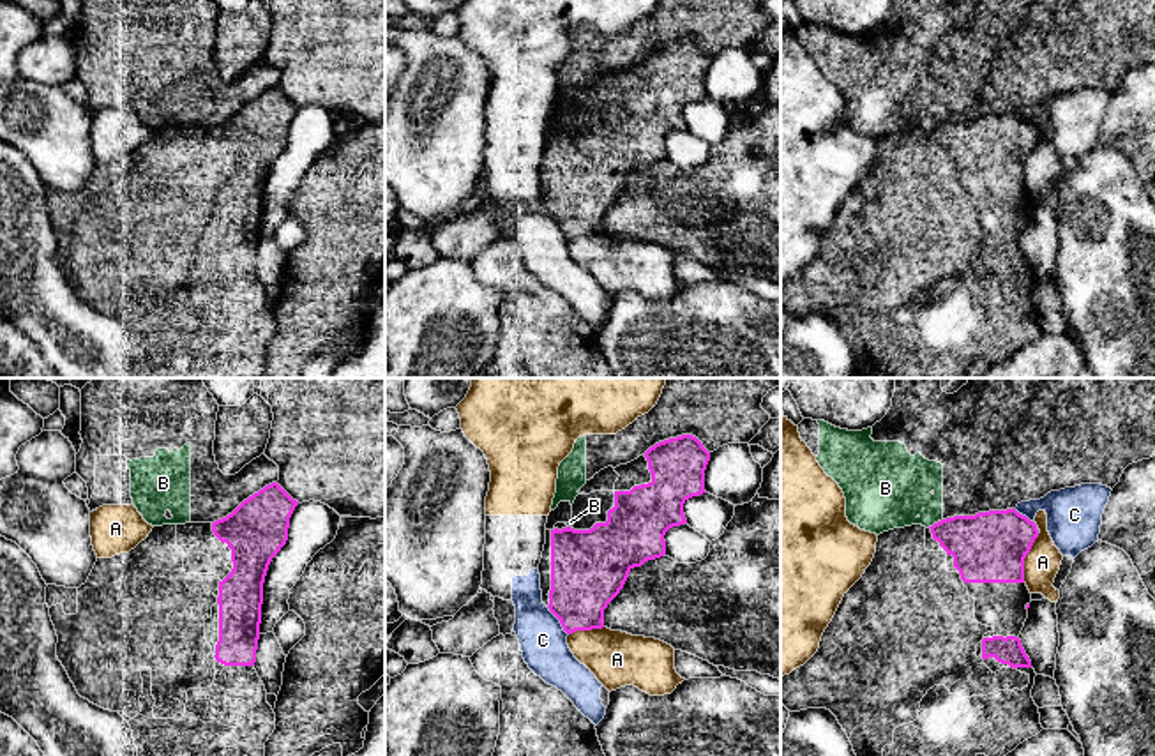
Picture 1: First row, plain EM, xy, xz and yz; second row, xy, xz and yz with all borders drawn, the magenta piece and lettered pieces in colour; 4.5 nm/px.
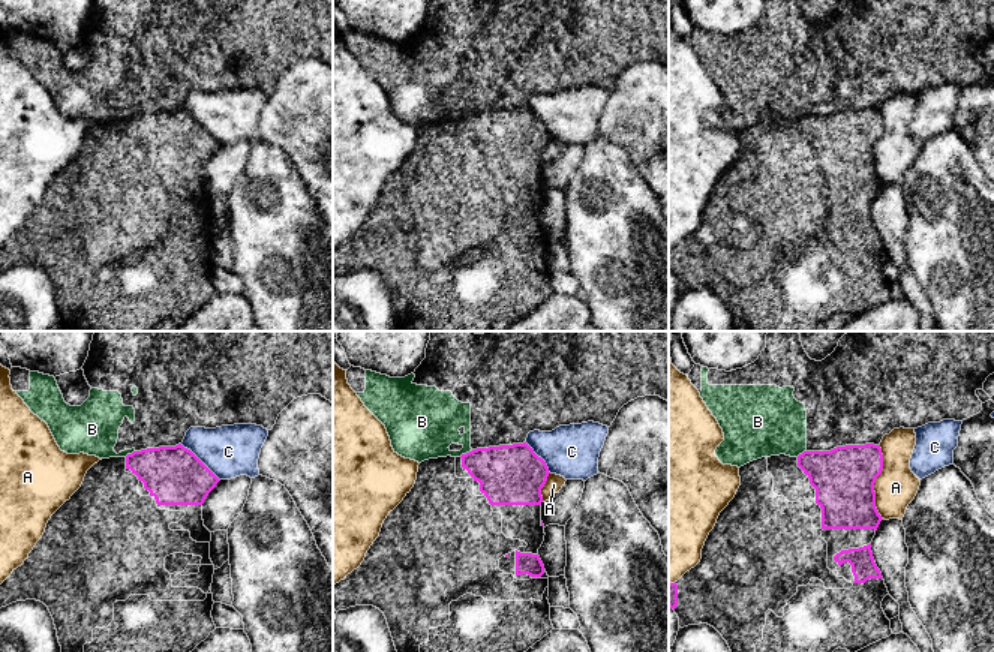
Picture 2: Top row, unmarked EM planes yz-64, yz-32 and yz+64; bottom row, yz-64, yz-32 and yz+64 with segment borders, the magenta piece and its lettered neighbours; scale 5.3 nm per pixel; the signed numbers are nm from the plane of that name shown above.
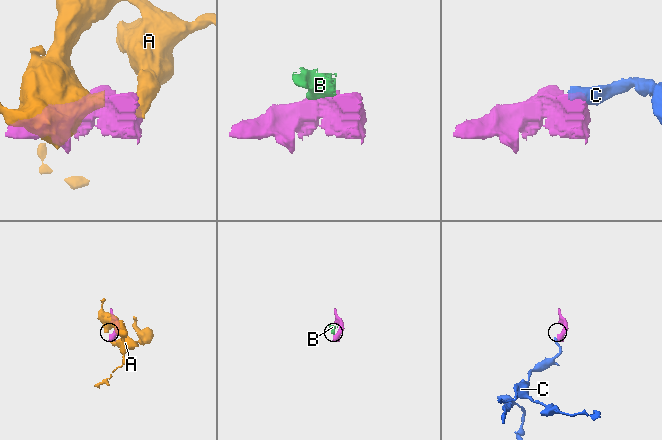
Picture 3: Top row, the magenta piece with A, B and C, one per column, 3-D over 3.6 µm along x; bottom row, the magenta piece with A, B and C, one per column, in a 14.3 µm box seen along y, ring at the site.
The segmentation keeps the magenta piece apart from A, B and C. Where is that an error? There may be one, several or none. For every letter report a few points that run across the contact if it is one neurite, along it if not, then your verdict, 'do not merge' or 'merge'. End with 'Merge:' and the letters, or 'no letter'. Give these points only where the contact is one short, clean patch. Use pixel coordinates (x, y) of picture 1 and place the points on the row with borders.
A: do not merge
B: yz (942, 518), (928, 527) | do not merge
C: xz (546, 606), (567, 635) | do not merge
Merge: no letter

